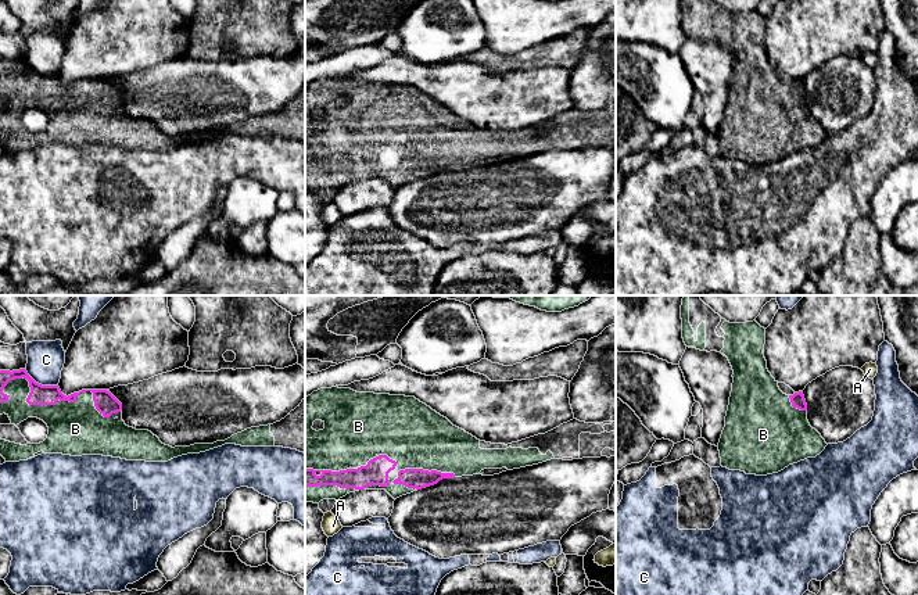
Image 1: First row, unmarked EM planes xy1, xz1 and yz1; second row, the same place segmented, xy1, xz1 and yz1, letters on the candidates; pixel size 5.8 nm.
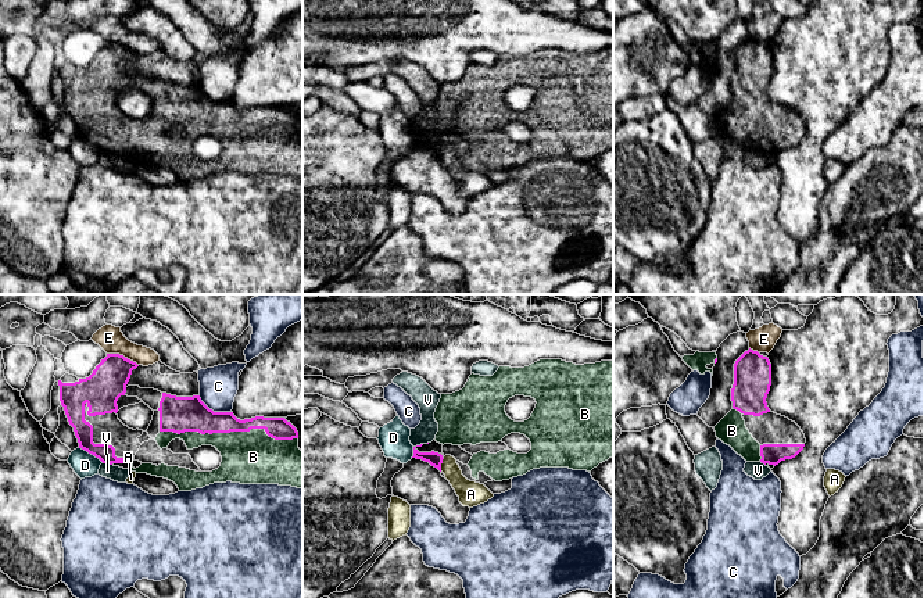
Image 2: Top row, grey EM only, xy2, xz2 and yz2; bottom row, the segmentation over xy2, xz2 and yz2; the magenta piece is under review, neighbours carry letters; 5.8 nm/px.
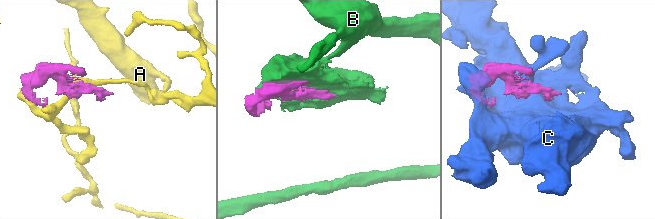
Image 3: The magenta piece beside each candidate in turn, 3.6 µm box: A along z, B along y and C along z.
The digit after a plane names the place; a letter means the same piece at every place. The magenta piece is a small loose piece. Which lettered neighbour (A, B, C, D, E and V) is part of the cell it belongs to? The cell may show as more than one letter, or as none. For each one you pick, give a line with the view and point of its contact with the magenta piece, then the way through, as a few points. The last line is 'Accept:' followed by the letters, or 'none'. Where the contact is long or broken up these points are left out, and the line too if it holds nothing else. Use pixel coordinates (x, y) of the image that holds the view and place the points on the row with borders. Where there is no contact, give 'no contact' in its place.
B: xz1 (394, 461)
Accept: B

